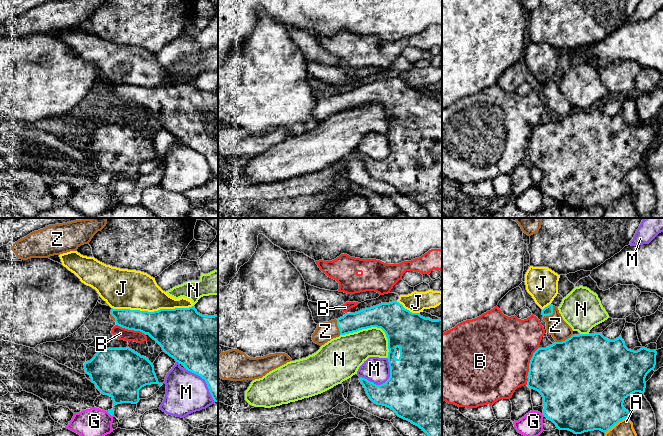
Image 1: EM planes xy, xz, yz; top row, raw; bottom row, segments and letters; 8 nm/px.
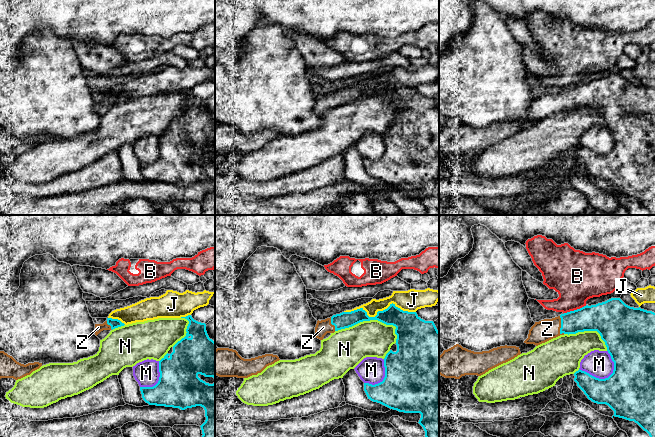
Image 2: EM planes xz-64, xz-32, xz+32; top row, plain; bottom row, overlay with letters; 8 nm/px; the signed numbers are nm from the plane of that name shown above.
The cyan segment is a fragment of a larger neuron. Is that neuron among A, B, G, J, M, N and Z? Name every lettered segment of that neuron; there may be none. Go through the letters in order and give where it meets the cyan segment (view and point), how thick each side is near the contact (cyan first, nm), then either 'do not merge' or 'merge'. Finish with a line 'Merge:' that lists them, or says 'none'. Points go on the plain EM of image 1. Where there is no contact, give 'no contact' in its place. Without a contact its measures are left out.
A: yz (616, 199) | 460/260 nm | do not merge
B: yz (529, 142) | 460/500 nm | do not merge
G: yz (543, 190) | 460/190 nm | do not merge
J: xy (152, 88) | 360/320 nm | do not merge
M: xz (383, 159) | 460/200 nm | do not merge
N: xz (374, 102) | 300/260 nm | do not merge
Z: yz (551, 90) | 80/160 nm | merge
Merge: Z

